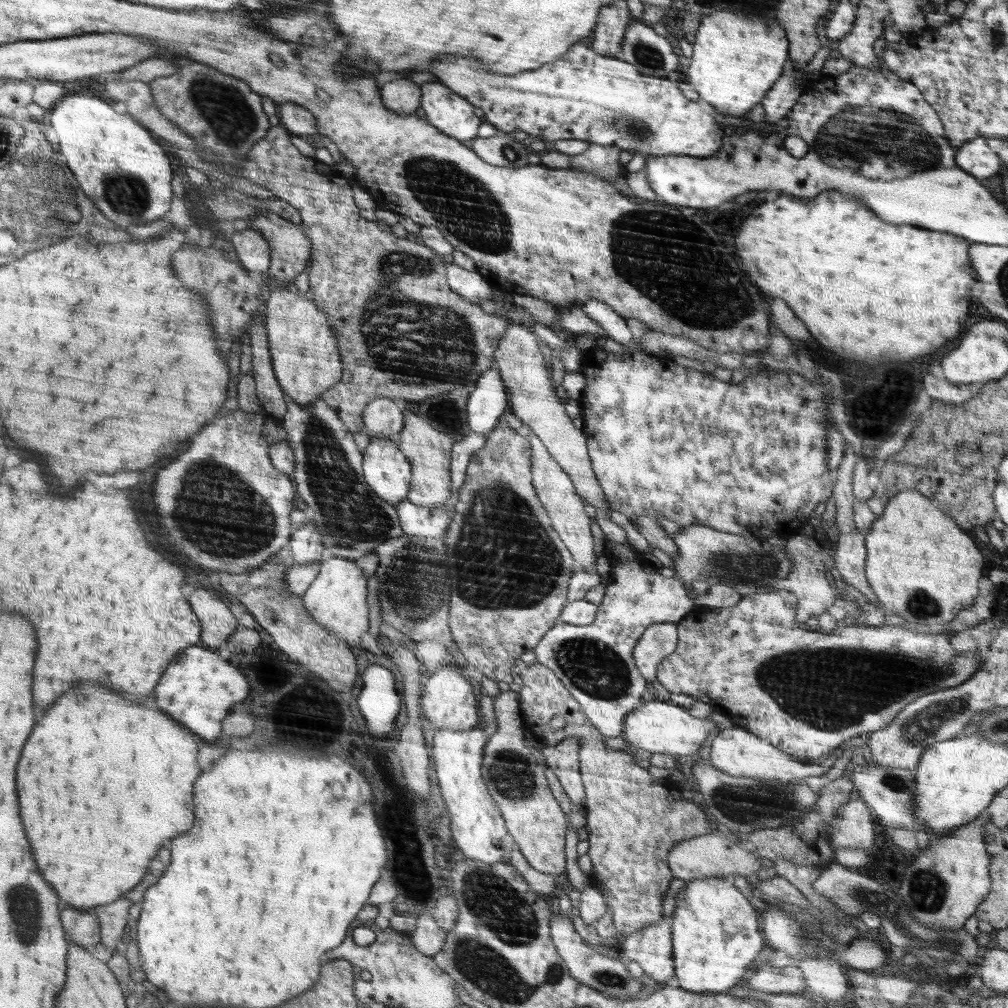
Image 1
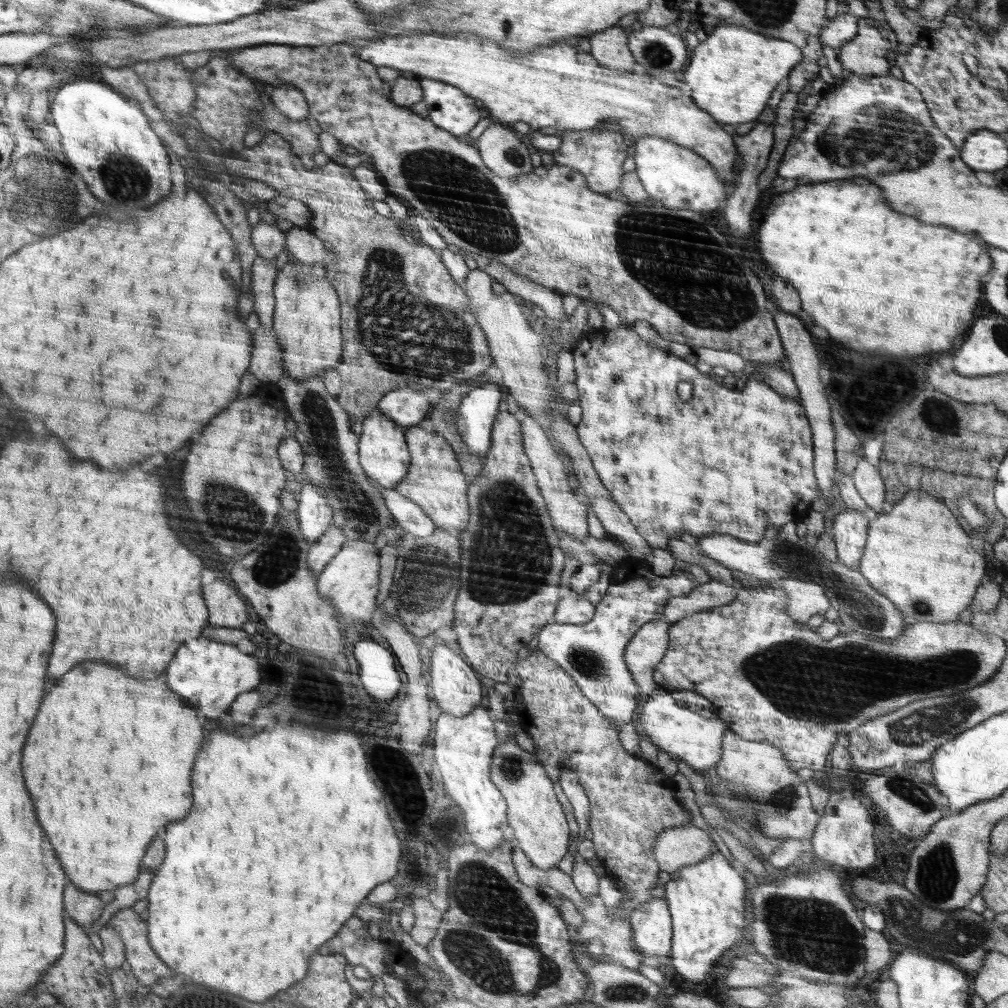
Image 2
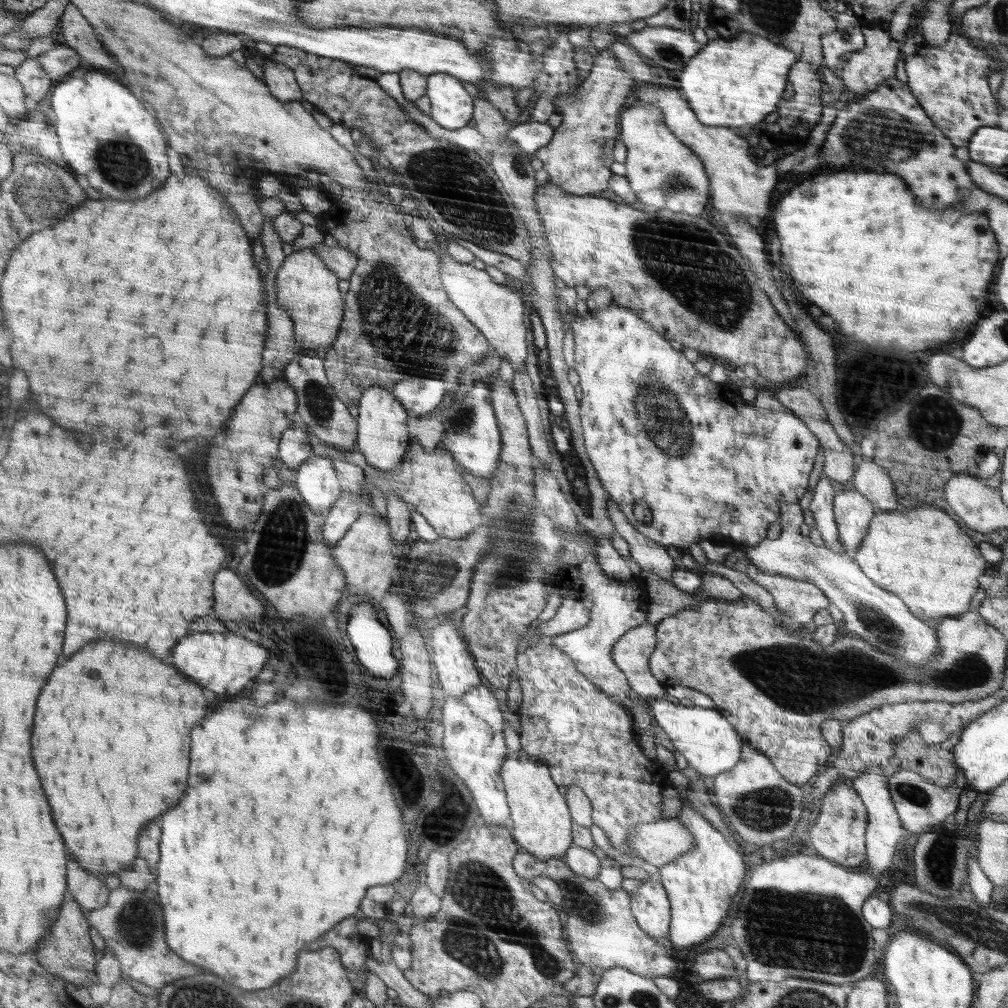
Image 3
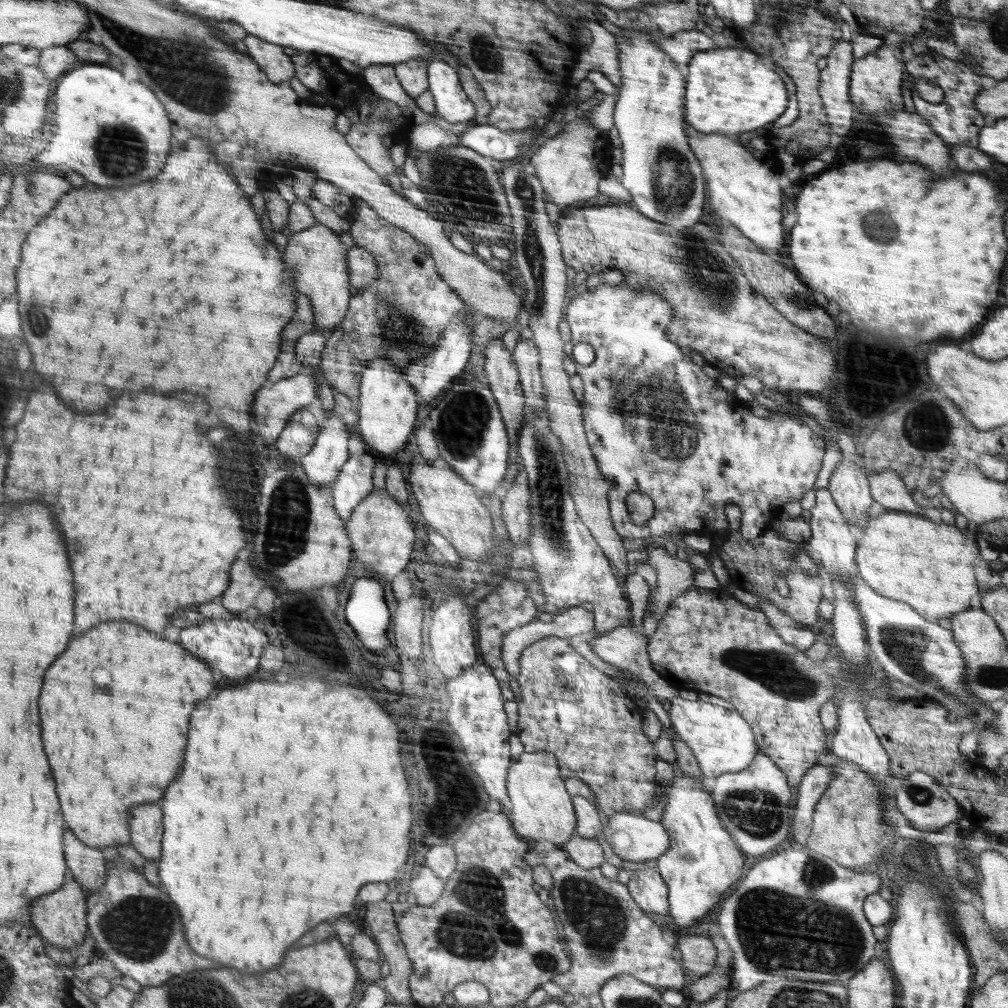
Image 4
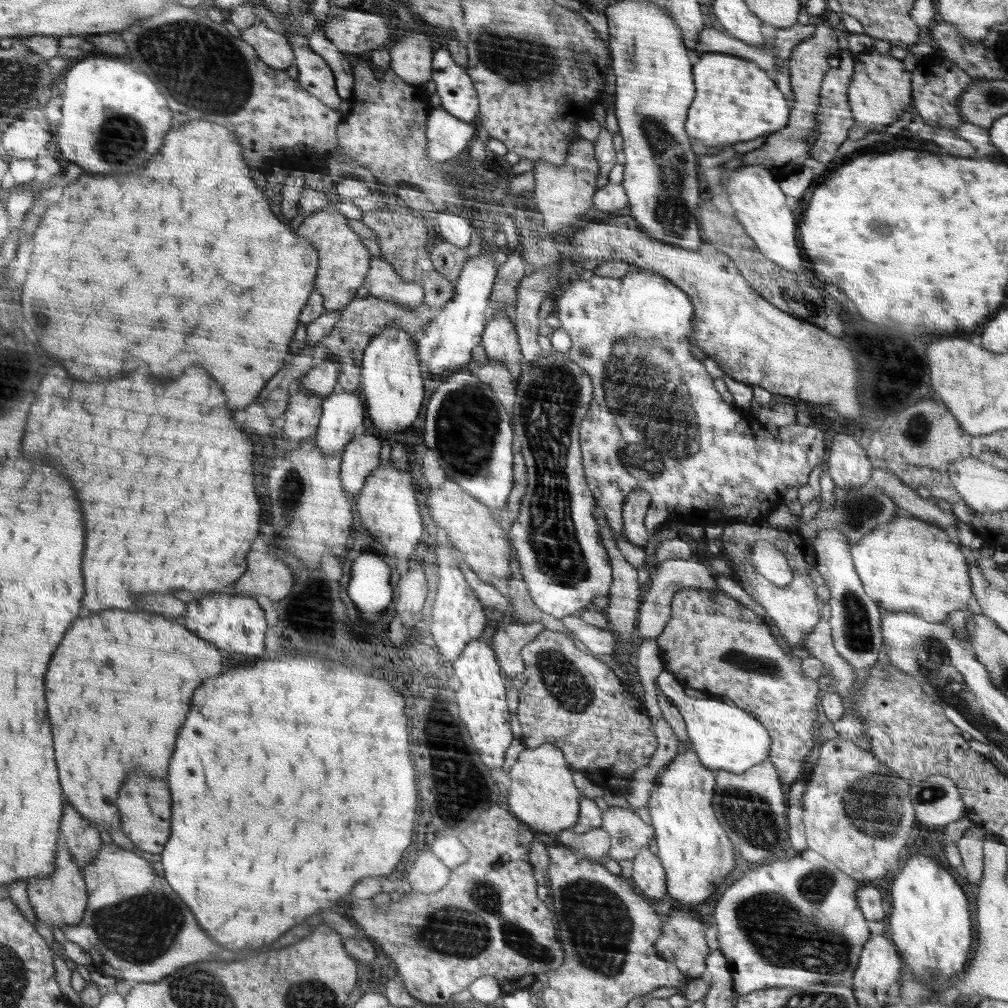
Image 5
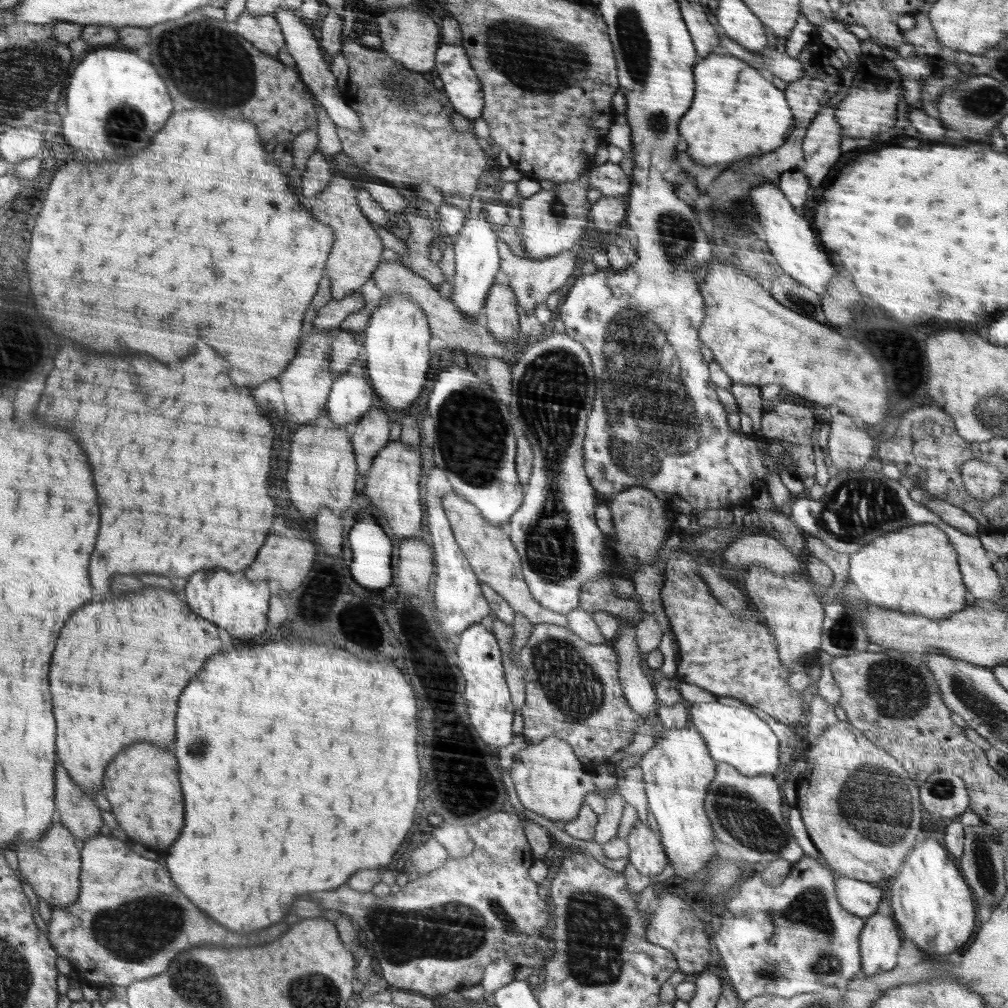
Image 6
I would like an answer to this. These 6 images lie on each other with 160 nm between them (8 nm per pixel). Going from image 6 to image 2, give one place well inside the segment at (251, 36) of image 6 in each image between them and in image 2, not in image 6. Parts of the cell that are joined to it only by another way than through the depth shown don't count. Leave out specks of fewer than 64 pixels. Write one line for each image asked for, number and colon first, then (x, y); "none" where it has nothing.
2: (288, 99)
3: (281, 80)
4: (277, 65)
5: (273, 48)

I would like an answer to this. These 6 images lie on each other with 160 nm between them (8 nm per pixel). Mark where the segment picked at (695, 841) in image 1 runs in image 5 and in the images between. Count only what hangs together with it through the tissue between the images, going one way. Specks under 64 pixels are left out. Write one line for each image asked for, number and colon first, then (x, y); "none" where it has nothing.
2: (677, 847)
3: (658, 843)
4: (632, 837)
5: (628, 833)

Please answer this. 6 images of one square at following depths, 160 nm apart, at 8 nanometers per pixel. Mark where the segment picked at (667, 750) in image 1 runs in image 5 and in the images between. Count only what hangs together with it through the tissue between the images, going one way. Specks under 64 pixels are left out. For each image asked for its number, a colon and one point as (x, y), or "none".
2: (697, 741)
3: (710, 743)
4: (722, 741)
5: (724, 737)

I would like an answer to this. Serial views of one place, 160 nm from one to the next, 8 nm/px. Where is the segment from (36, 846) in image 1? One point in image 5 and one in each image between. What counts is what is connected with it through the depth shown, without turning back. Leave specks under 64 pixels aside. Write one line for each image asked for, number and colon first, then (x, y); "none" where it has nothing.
2: (101, 839)
3: (109, 769)
4: (91, 736)
5: (101, 675)

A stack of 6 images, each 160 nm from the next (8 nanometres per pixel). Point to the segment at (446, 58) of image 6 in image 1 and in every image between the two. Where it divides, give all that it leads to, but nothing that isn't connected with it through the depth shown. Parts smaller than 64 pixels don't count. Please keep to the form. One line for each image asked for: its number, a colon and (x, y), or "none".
1: (445, 109)
2: (449, 106)
3: (451, 106)
4: (452, 103)
5: (455, 92)

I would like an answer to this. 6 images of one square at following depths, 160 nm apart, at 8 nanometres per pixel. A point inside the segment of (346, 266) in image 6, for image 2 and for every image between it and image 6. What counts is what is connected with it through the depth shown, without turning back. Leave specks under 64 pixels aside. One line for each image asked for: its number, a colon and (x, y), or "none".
2: (307, 316)
3: (306, 288)
4: (319, 261)
5: (344, 261)

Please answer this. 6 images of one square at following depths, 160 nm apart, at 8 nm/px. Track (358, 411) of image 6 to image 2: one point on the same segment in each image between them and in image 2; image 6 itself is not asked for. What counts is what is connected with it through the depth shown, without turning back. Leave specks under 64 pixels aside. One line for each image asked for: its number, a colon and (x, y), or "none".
2: (314, 514)
3: (316, 478)
4: (325, 460)
5: (342, 414)

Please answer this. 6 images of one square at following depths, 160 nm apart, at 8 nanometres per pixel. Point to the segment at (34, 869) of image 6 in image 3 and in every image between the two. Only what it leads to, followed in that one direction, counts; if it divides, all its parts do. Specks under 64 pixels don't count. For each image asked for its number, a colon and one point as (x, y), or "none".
3: (68, 947)
4: (60, 917)
5: (59, 900)

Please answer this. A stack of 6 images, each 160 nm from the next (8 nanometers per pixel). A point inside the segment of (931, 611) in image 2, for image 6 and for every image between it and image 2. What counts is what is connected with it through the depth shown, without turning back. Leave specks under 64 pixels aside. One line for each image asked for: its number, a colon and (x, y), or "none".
3: (921, 554)
4: (930, 566)
5: (908, 565)
6: (915, 570)

